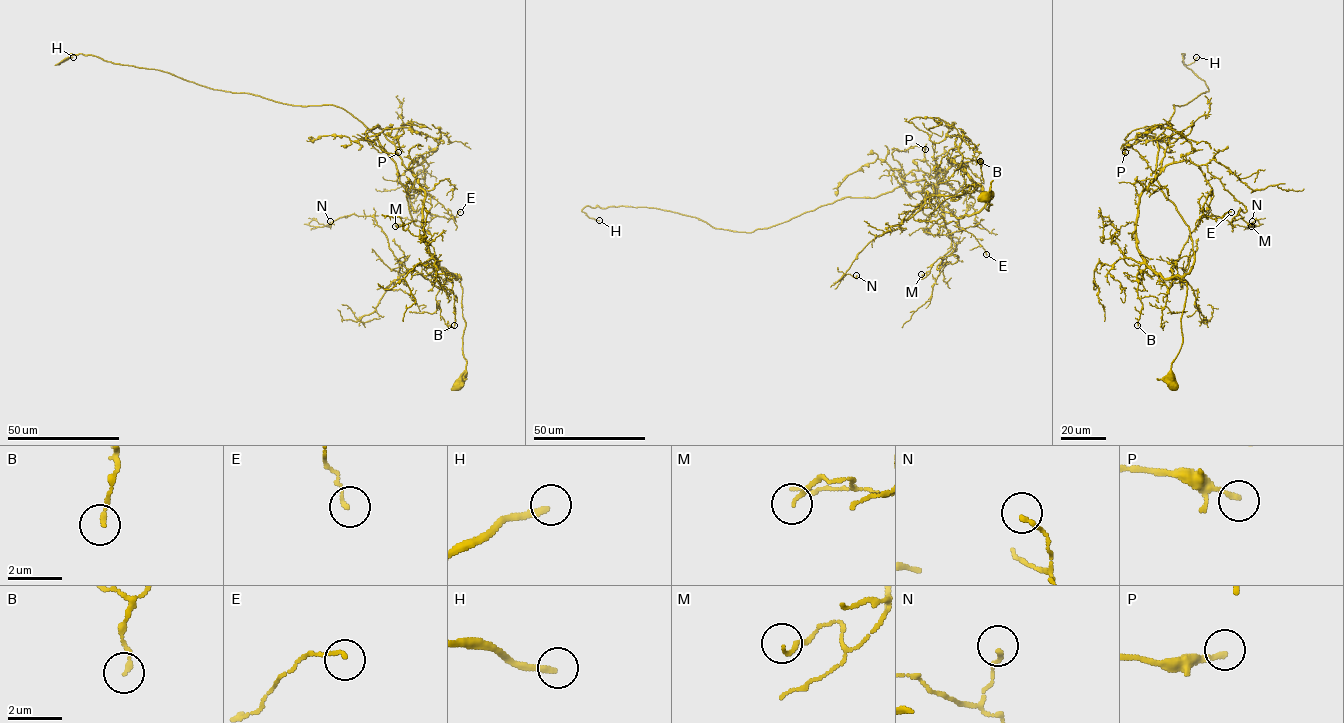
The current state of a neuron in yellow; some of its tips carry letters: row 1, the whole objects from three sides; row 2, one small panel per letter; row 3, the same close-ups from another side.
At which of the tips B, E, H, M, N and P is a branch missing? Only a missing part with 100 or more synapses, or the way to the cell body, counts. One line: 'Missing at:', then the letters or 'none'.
Missing at: H

